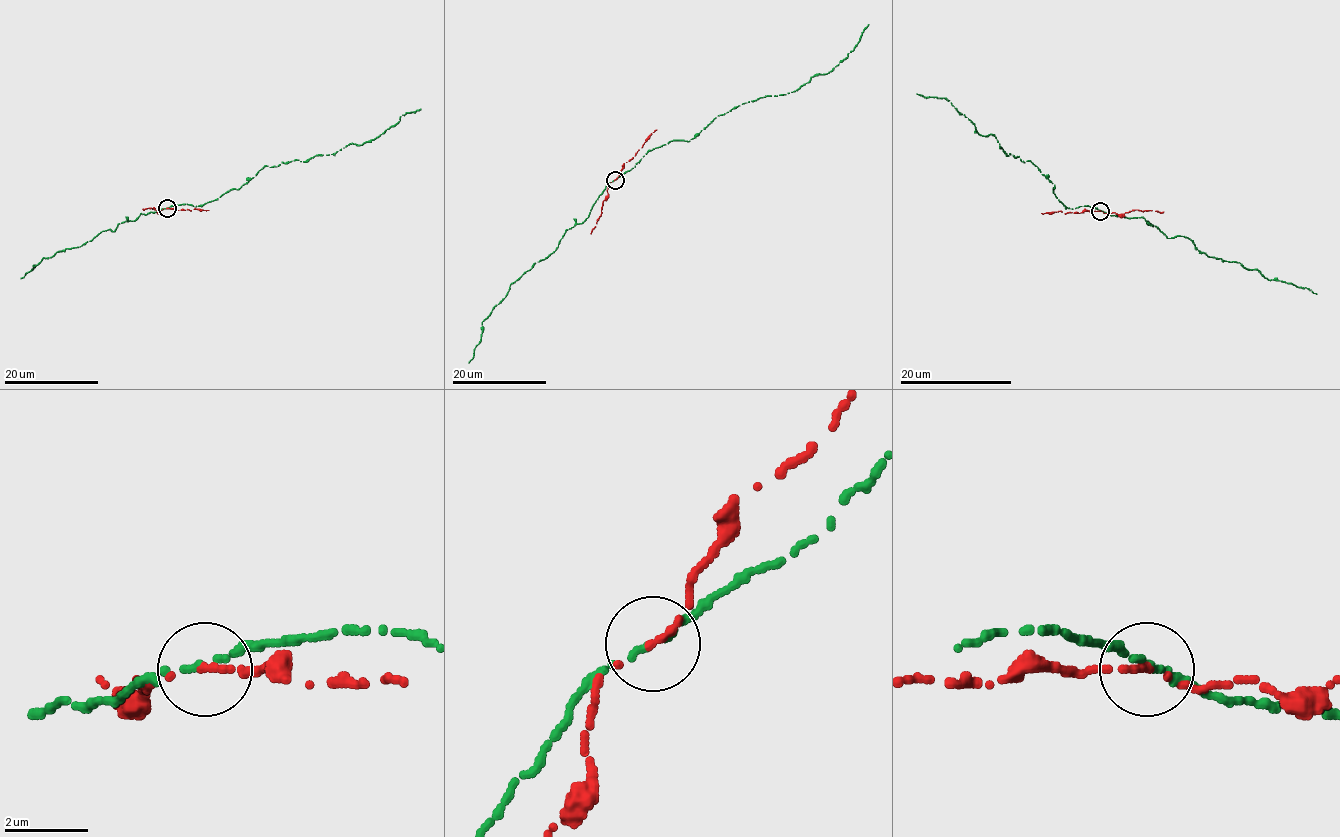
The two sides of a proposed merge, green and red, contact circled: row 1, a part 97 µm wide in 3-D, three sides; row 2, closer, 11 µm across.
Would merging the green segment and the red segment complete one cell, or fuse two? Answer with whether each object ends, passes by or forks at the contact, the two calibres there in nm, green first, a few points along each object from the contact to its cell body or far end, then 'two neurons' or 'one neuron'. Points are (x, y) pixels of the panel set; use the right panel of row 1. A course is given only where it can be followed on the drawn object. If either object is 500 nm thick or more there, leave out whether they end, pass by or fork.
green passes by; red ends; calibres 110 and 190 nm; course green (1100, 210), (1068, 208), (1030, 161), (1007, 156), (993, 135), (982, 136), (950, 100), (916, 93); course red (1100, 211), (1041, 213); two neurons

